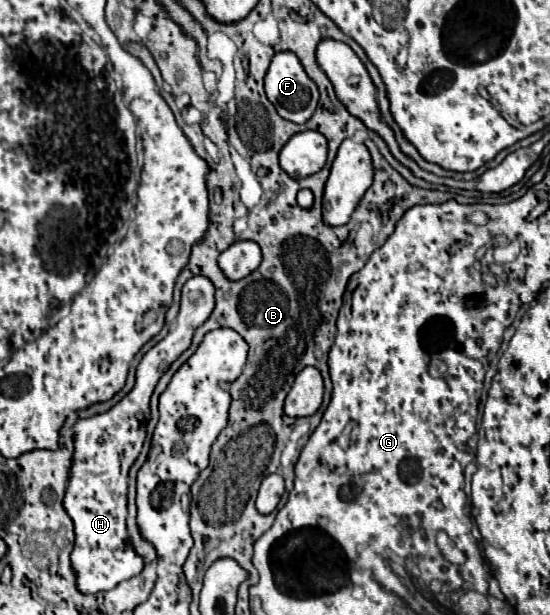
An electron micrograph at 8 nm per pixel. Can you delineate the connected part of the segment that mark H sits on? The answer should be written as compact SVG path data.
M195 276L185 282L181 290L181 308L177 328L171 330L159 344L155 344L137 366L135 388L109 412L93 418L77 420L73 428L73 458L69 468L67 492L63 508L75 526L75 548L71 552L71 566L77 574L77 590L81 594L97 594L115 588L121 580L133 578L143 570L143 558L135 554L127 540L127 474L141 452L145 440L145 424L149 416L149 398L161 374L177 356L189 348L193 332L209 318L215 306L215 288L203 278Z

